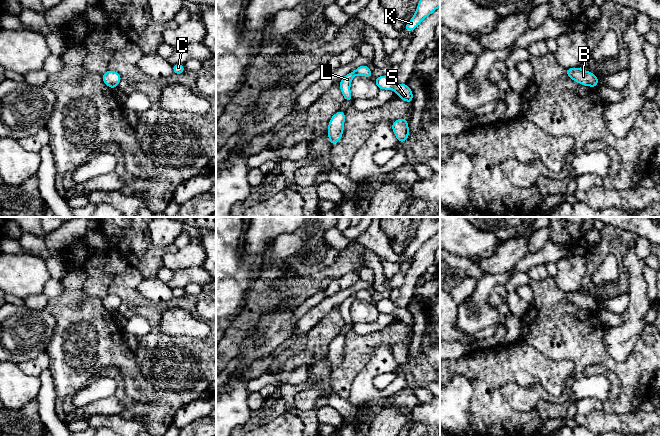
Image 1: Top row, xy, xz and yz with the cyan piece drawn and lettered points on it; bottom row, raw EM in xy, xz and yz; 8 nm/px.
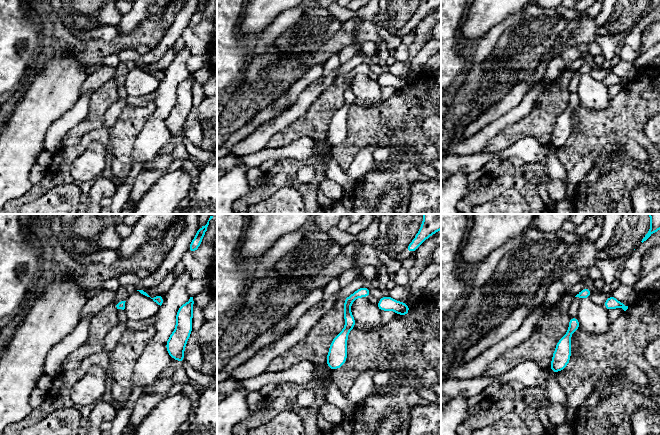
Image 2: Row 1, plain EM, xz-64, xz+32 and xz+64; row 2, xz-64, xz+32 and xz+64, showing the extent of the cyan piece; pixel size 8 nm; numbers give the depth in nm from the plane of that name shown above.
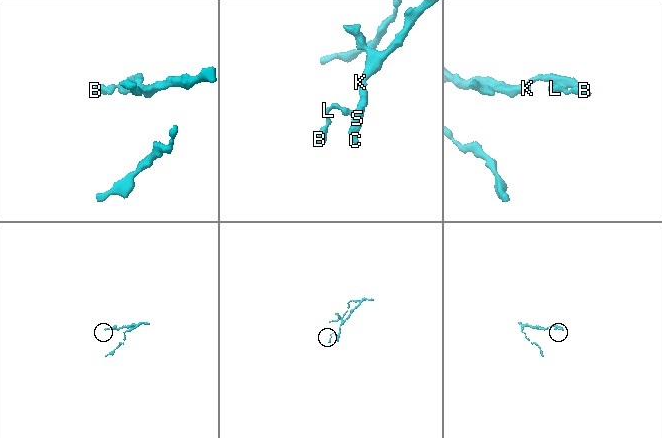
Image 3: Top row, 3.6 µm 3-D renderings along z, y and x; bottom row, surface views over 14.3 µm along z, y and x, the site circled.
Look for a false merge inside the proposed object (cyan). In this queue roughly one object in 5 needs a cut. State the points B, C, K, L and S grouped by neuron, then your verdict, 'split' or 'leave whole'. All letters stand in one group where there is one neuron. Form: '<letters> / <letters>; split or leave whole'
B C K L S; leave whole

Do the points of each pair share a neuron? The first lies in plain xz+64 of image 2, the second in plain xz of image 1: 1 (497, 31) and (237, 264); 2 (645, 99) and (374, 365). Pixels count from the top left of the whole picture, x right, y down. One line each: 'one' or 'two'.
1: two
2: two

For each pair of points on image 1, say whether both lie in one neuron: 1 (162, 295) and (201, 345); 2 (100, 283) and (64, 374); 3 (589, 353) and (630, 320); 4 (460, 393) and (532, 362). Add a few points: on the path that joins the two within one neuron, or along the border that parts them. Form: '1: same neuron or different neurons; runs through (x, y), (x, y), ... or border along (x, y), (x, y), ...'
1: different neurons; border along (144, 296), (157, 303), (165, 303), (172, 298)
2: different neurons; border along (86, 274), (85, 291), (101, 299)
3: different neurons; border along (606, 326), (604, 347), (617, 361)
4: different neurons; border along (455, 374), (464, 376), (473, 389), (471, 411)

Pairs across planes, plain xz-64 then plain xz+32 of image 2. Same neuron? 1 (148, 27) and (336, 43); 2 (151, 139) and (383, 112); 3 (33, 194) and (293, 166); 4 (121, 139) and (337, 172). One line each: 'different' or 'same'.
1: same
2: different
3: same
4: different

